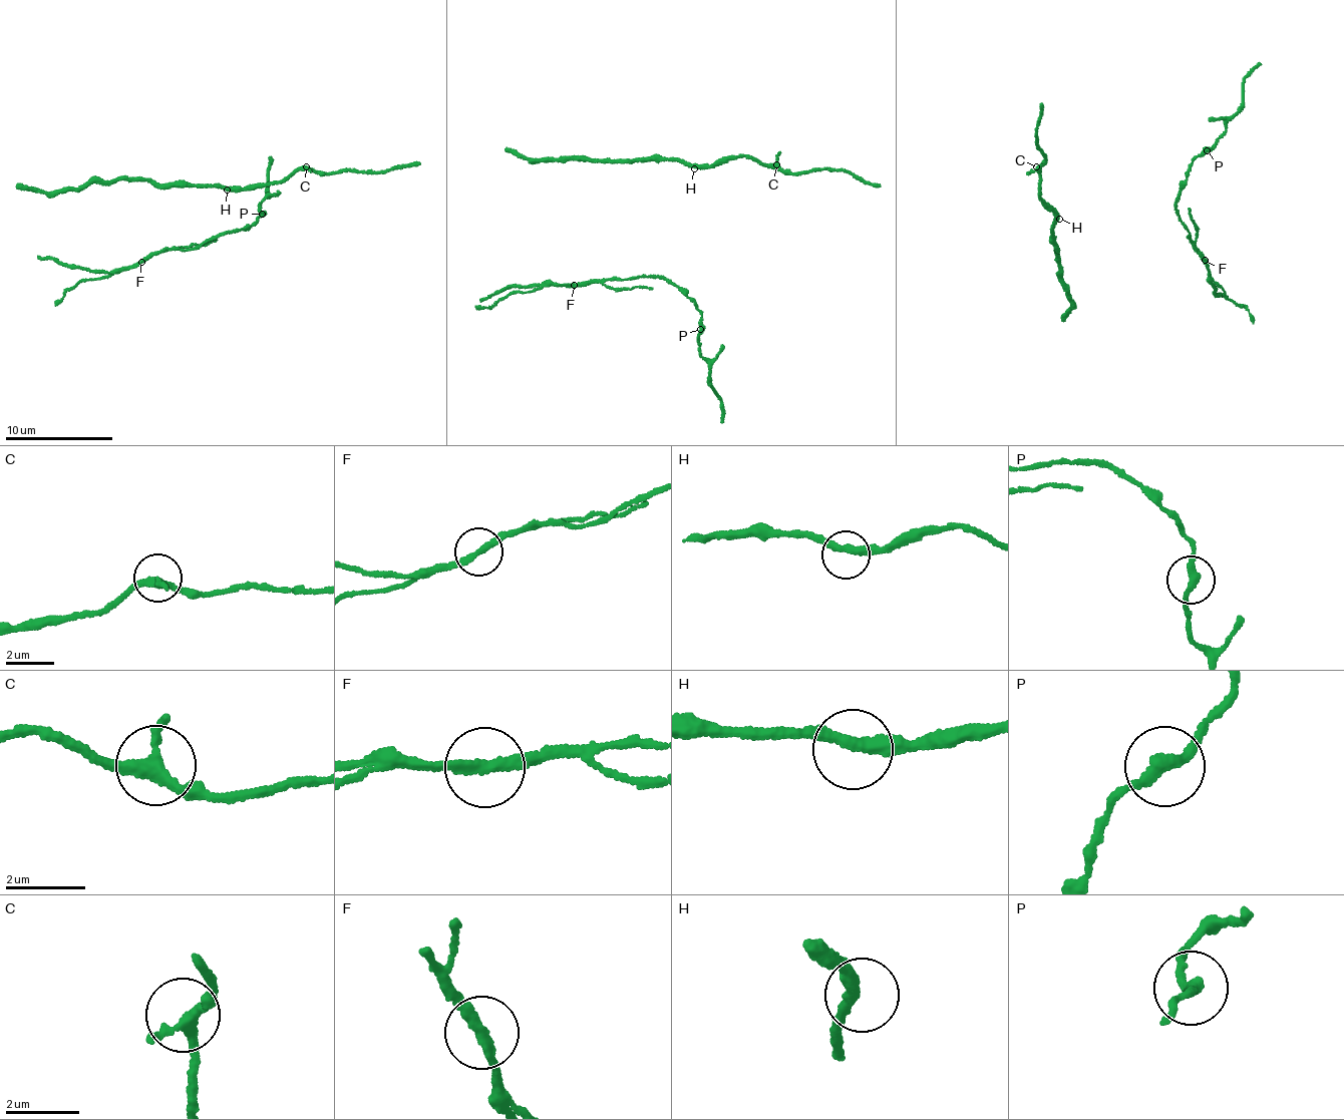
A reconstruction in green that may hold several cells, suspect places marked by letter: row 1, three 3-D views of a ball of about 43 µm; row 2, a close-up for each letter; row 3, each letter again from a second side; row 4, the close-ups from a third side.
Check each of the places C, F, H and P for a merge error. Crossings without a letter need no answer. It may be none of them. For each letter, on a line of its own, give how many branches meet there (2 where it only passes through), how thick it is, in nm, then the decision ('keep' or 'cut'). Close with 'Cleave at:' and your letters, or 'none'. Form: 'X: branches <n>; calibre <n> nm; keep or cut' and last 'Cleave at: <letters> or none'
C: branches 3; calibre 280 nm; keep
F: branches 2; calibre 240 nm; cut
H: branches 2; calibre 320 nm; keep
P: branches 2; calibre 280 nm; keep
Cleave at: F

